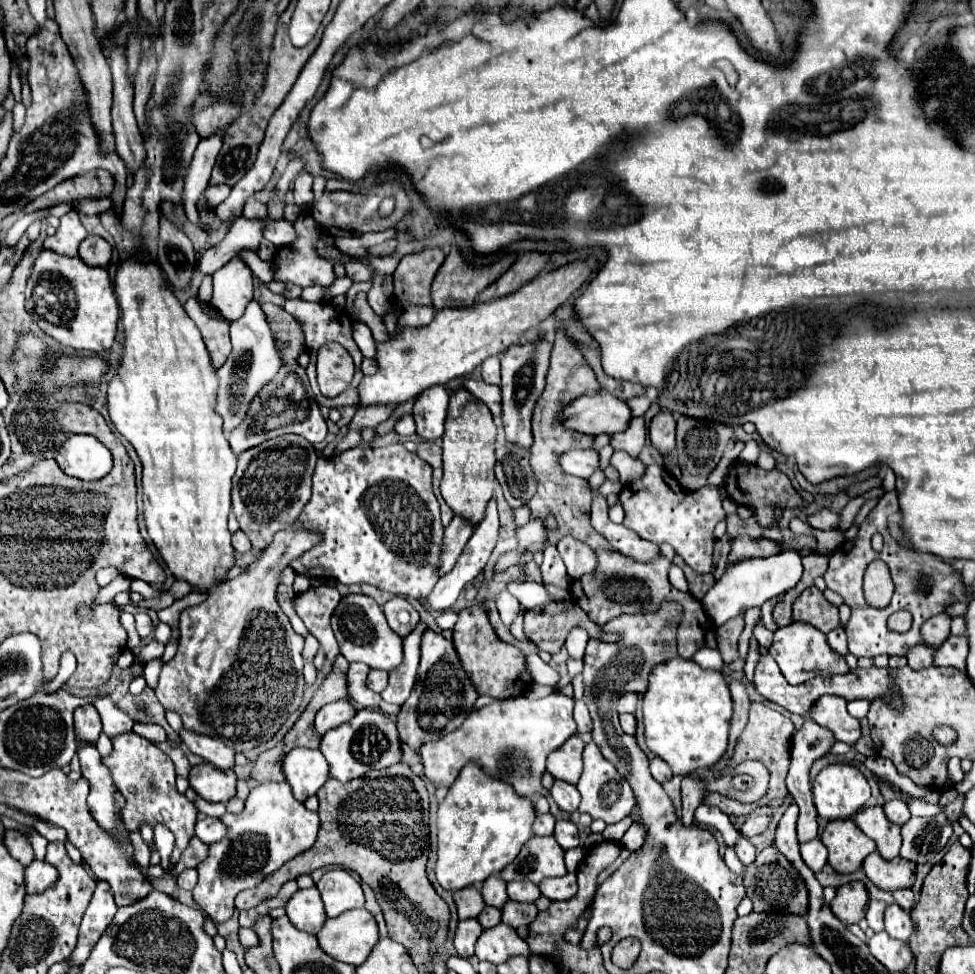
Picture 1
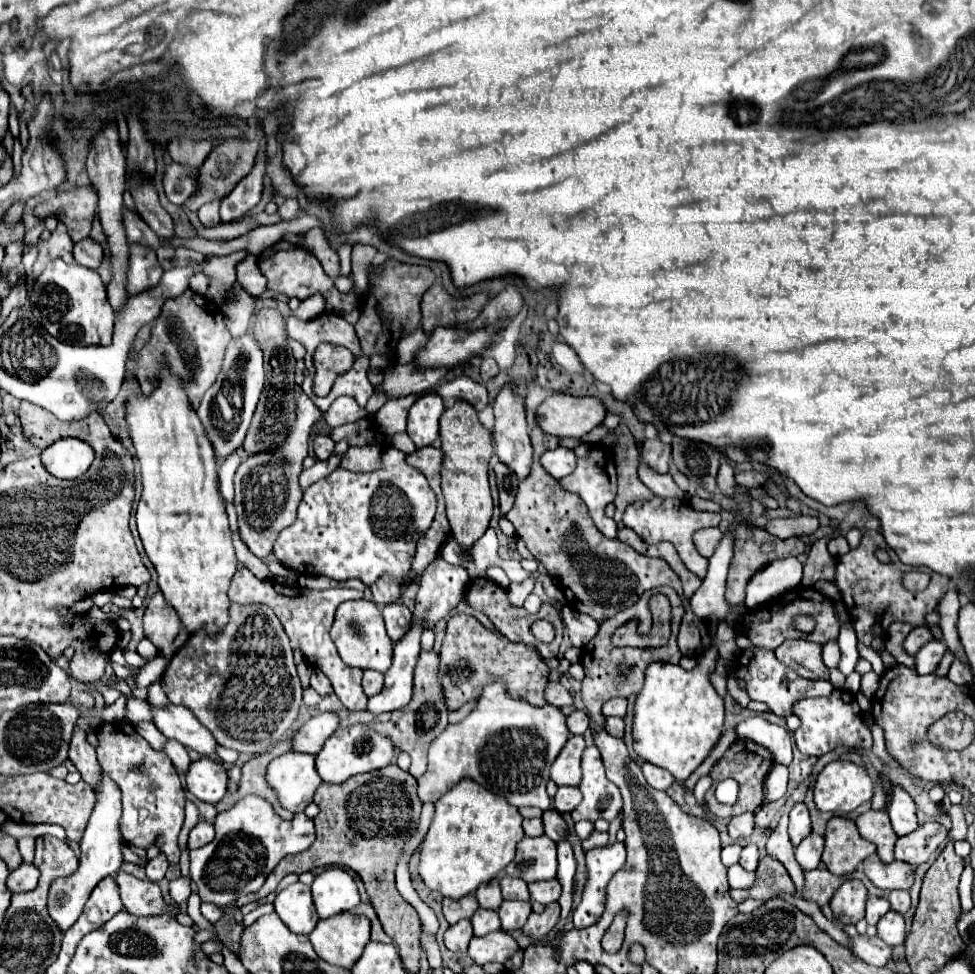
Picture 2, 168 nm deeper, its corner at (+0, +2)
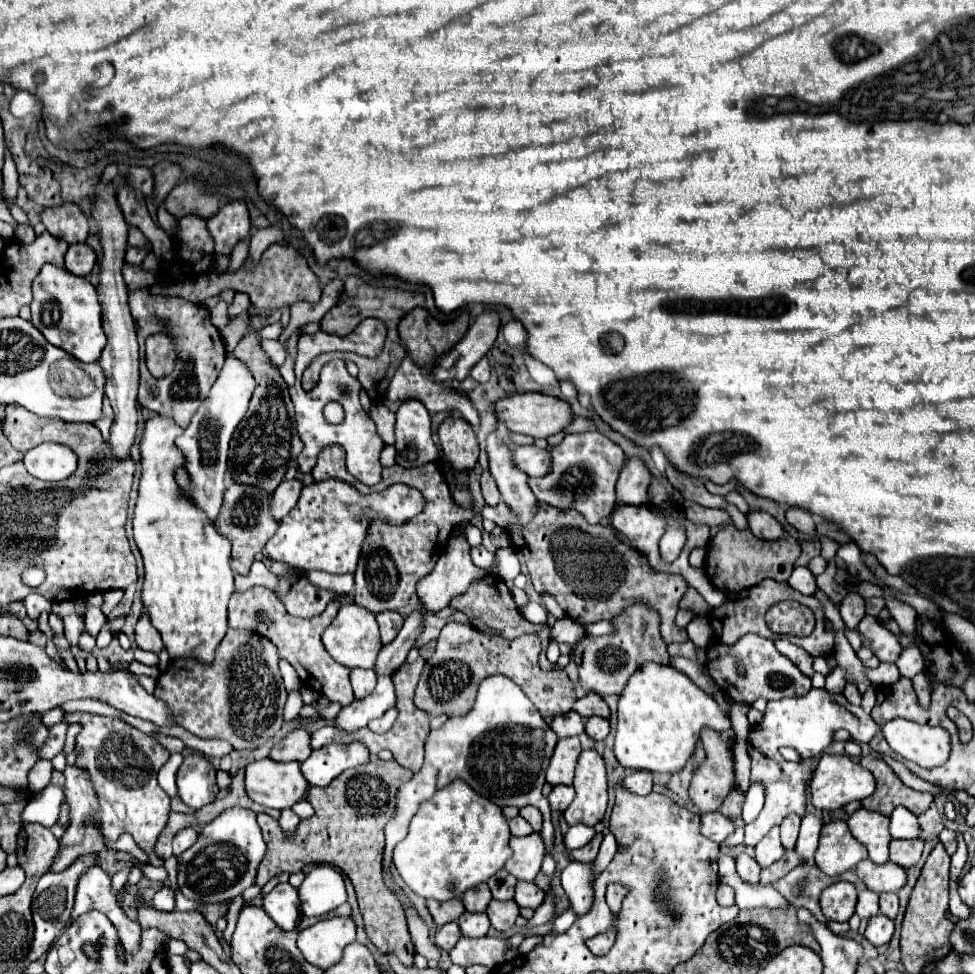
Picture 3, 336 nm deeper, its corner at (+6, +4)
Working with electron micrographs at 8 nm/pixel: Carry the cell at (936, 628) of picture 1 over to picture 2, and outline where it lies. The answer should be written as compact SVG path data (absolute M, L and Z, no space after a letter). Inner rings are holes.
M925 625L923 627L915 627L905 639L905 651L909 655L915 655L919 651L919 647L923 647L923 643L929 643L931 639L935 639L935 637L933 637L929 627L925 627Z

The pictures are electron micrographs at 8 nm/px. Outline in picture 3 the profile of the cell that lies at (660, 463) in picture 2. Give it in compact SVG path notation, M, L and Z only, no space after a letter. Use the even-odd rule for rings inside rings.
M633 457L627 461L625 469L621 471L615 487L615 503L619 505L645 505L647 503L647 489L651 481L651 471L639 461L639 457Z

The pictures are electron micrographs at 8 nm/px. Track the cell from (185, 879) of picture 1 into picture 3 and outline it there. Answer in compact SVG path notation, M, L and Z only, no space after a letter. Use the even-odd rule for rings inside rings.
M163 887L155 893L153 901L151 901L151 907L153 909L159 909L159 911L173 911L175 909L175 897L173 897L173 889L171 887Z

